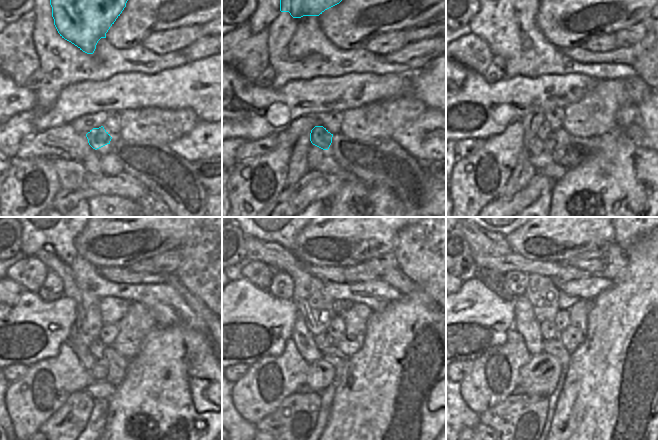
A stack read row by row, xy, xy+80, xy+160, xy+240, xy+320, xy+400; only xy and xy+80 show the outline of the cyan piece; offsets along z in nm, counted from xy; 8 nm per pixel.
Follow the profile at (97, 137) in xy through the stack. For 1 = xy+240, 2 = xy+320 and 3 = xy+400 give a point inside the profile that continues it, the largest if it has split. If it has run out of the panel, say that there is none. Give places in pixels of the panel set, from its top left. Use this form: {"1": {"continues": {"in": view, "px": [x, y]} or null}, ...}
{"1": {"continues": {"in": "xy+240", "px": [99, 371]}}, "2": {"continues": {"in": "xy+320", "px": [320, 375]}}, "3": {"continues": {"in": "xy+400", "px": [539, 377]}}}

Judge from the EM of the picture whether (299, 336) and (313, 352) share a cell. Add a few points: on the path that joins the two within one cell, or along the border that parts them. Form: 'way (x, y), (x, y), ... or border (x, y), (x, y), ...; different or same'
way (303, 340), (309, 348); same

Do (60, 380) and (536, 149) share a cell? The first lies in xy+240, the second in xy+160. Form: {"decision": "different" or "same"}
{"decision": "different"}

